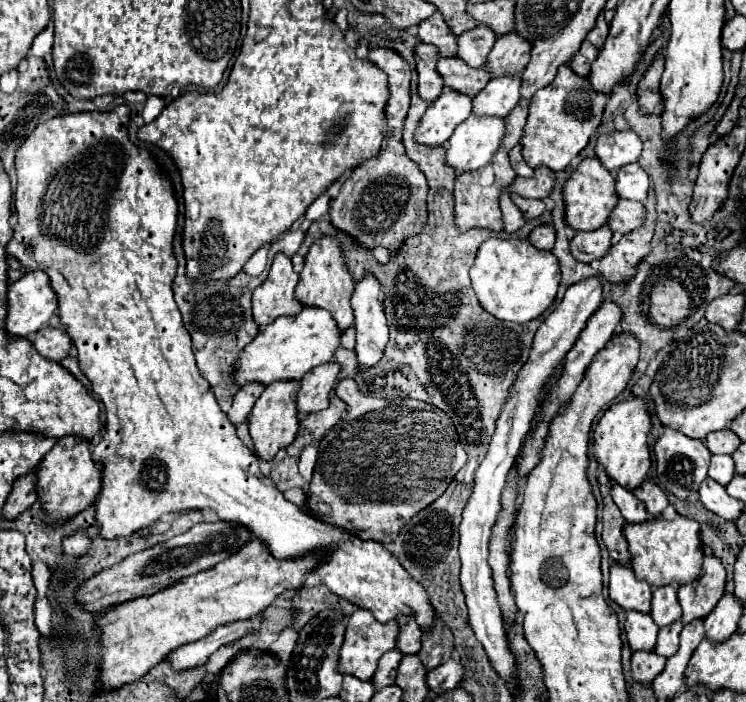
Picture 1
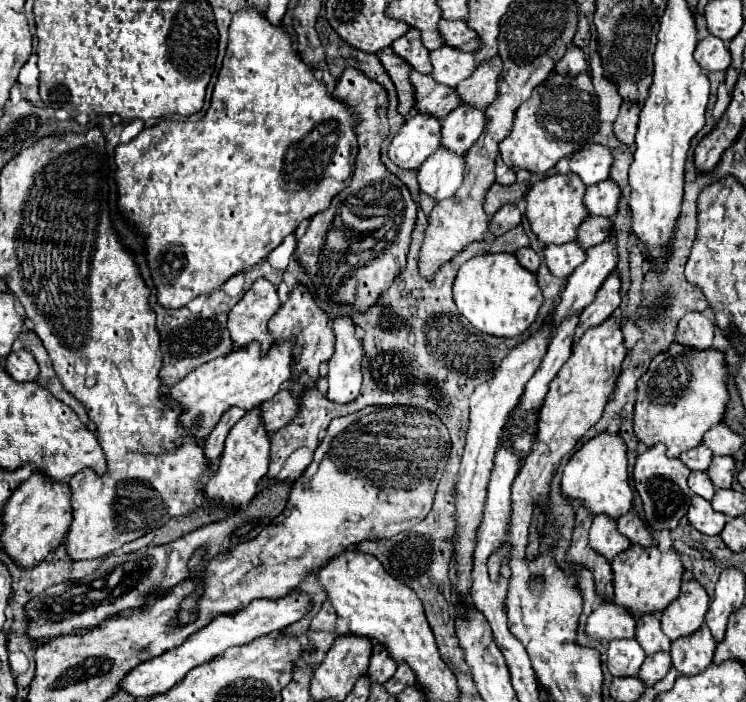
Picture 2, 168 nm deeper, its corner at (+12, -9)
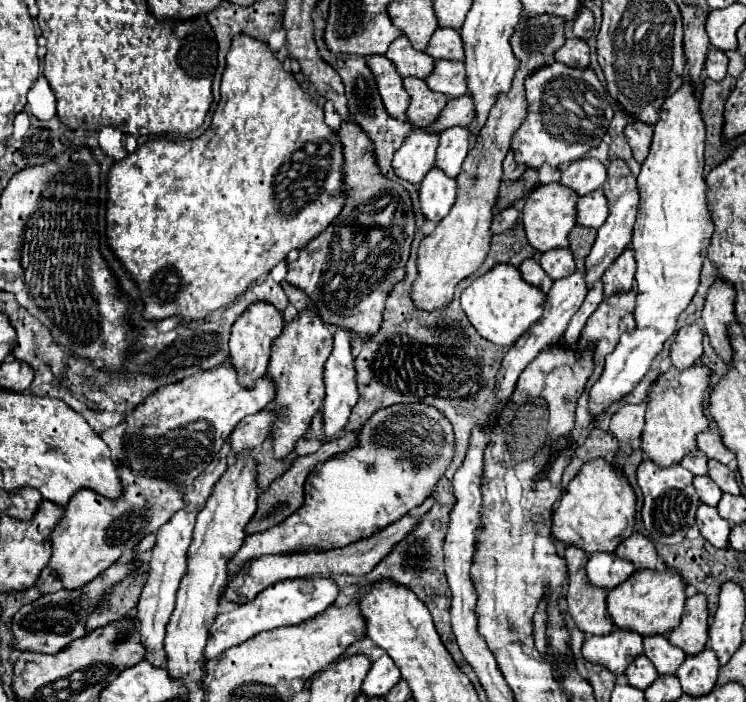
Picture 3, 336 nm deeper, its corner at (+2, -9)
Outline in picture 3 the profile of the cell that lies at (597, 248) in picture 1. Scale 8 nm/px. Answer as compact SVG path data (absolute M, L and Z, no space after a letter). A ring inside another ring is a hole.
M556 248L556 250L544 252L544 256L540 258L540 264L552 280L560 280L576 272L576 262L574 262L574 256L570 256L568 248L562 248L562 250Z

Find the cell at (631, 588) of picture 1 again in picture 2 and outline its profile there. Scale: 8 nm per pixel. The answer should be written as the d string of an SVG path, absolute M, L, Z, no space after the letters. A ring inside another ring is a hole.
M598 604L598 608L590 614L586 624L586 634L598 642L612 642L618 638L634 638L636 620L624 612L624 608L616 608L616 604Z

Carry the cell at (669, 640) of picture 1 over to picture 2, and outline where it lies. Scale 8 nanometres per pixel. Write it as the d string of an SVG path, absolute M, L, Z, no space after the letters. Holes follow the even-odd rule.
M656 652L656 656L646 656L638 678L644 682L644 686L652 686L660 682L670 670L670 654L668 652Z

